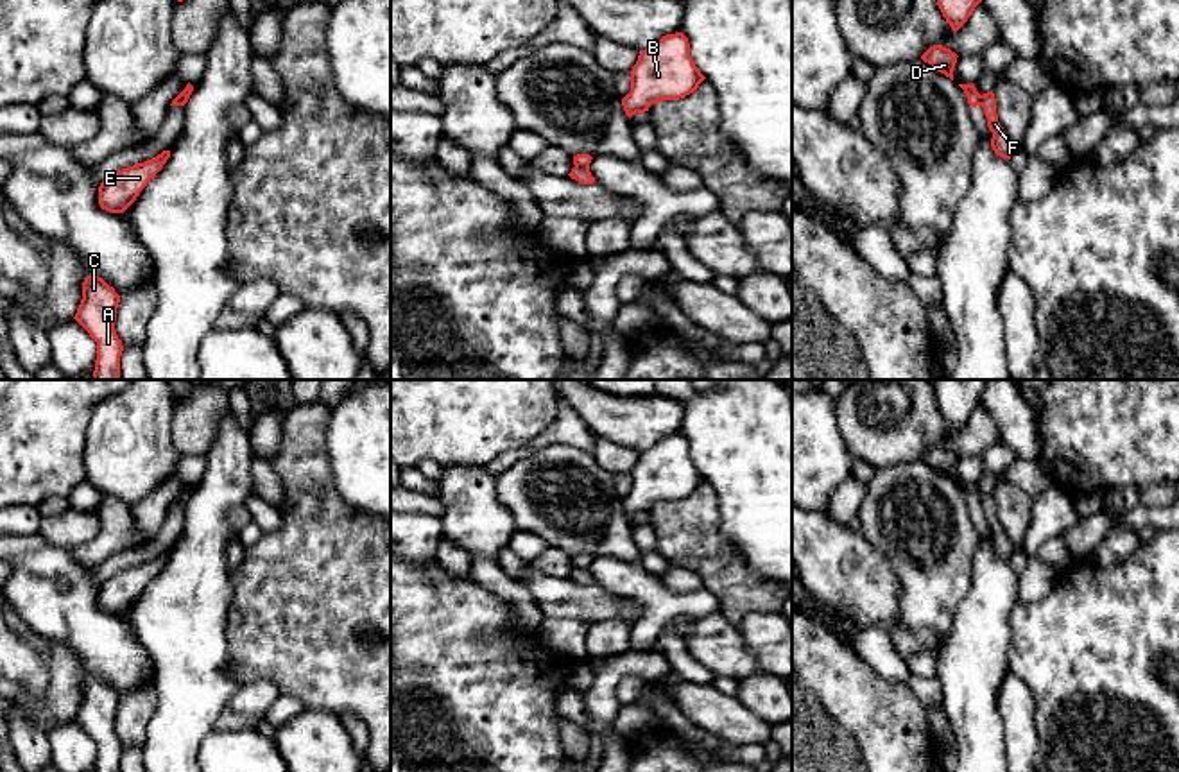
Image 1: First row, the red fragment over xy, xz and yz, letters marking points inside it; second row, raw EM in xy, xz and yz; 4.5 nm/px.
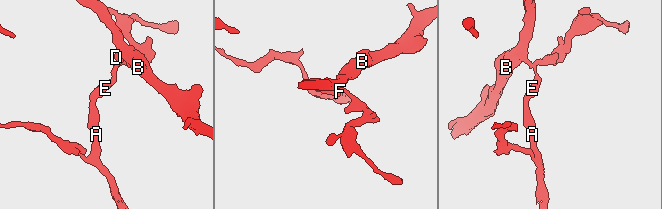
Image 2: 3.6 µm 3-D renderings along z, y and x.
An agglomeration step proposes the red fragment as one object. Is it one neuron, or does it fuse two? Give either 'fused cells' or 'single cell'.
fused cells

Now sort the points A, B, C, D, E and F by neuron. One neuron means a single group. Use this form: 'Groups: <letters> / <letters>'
Groups: A C E F / B D

